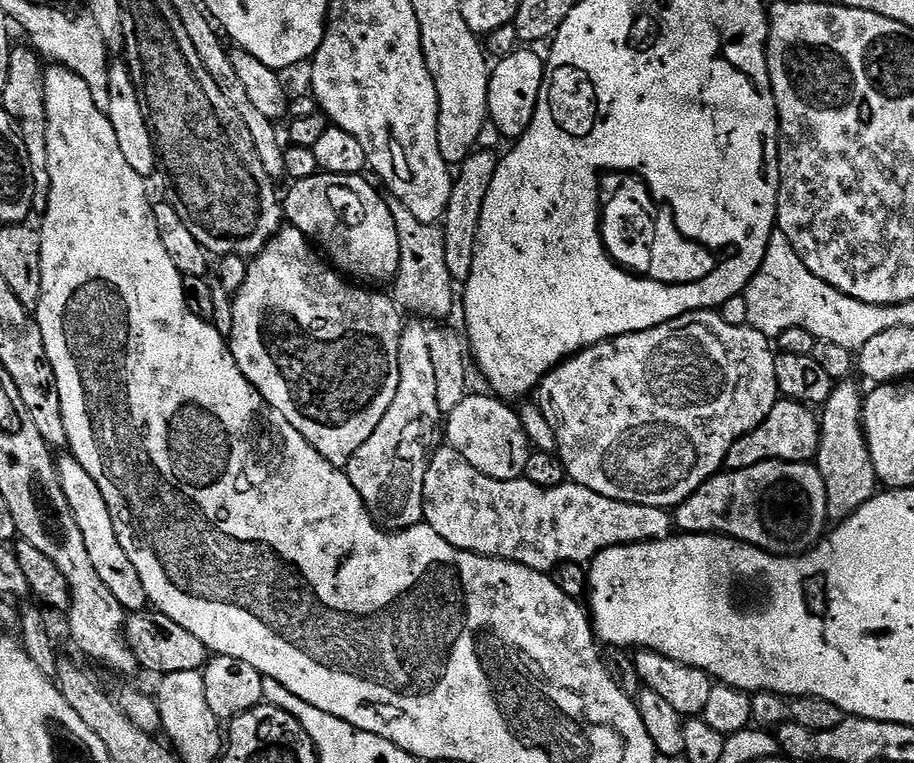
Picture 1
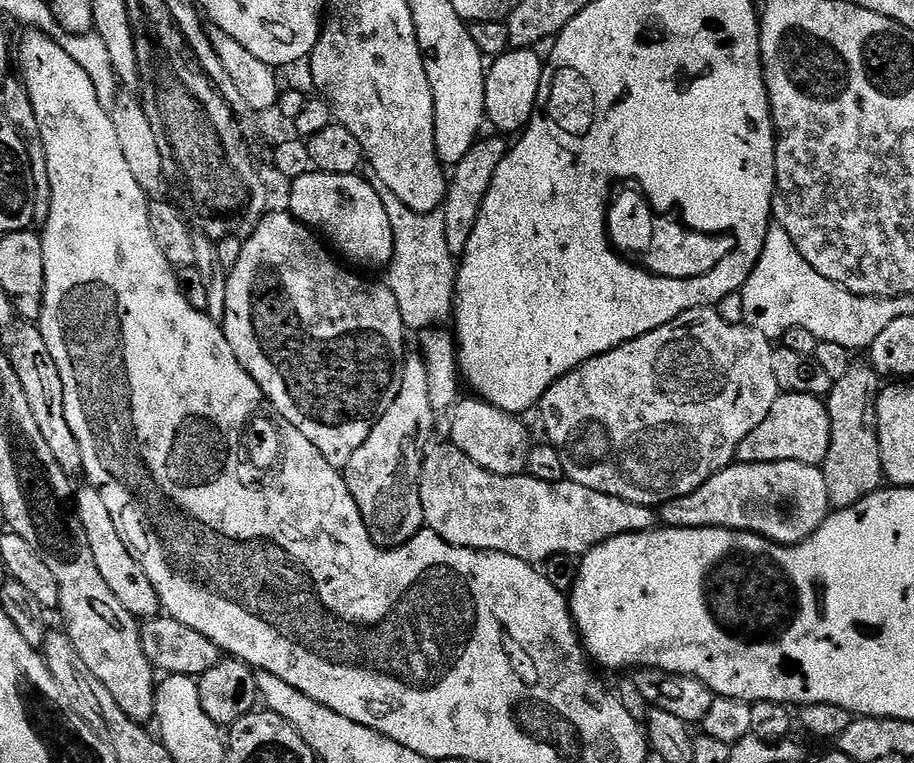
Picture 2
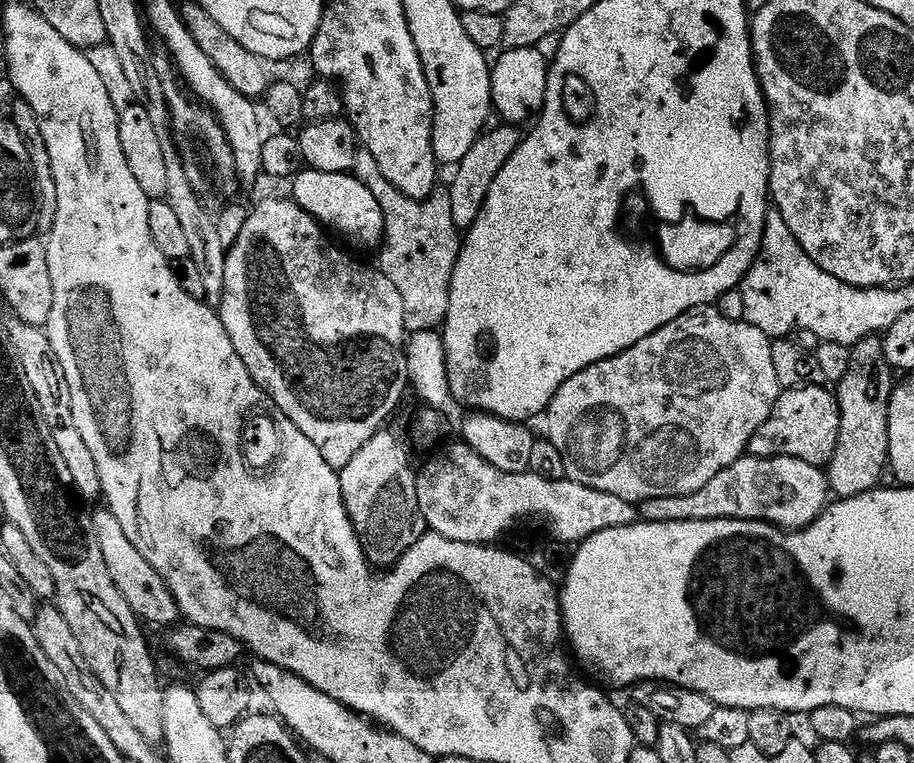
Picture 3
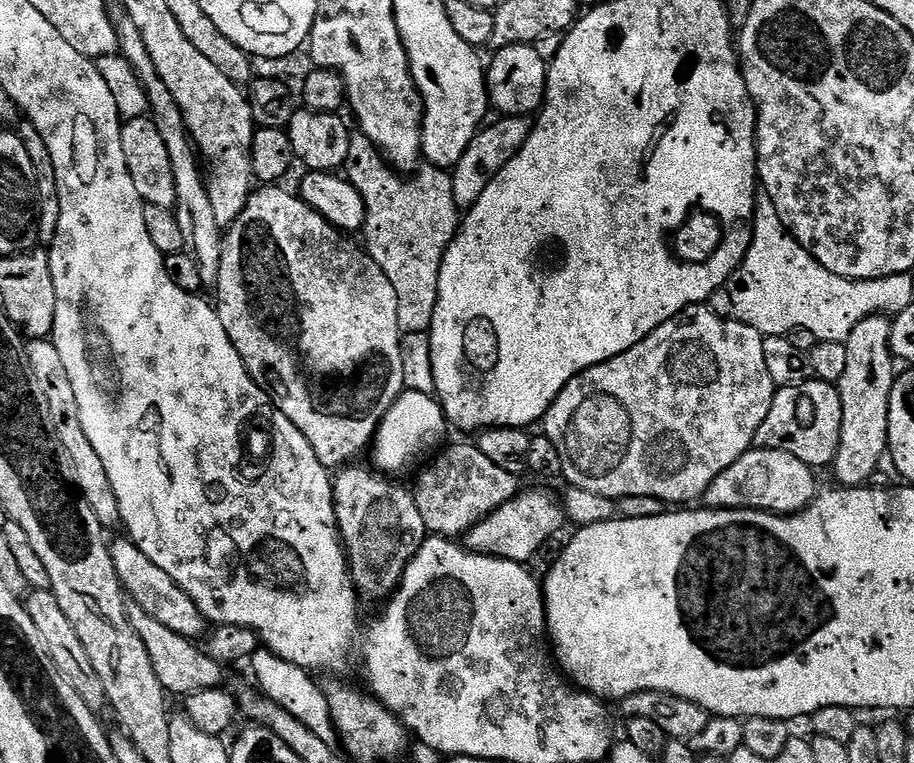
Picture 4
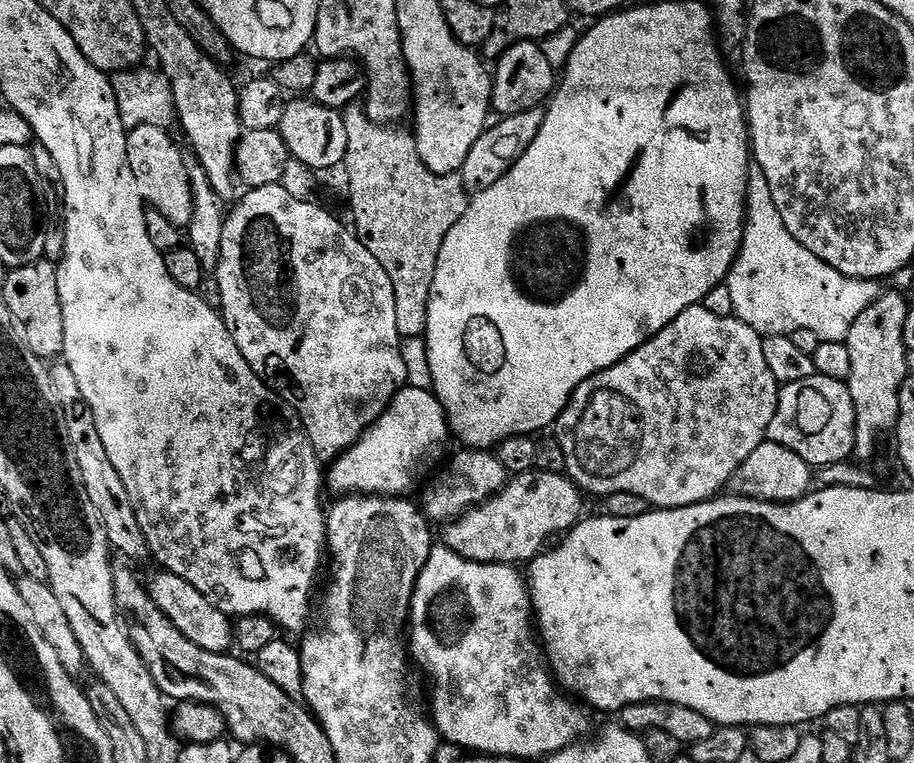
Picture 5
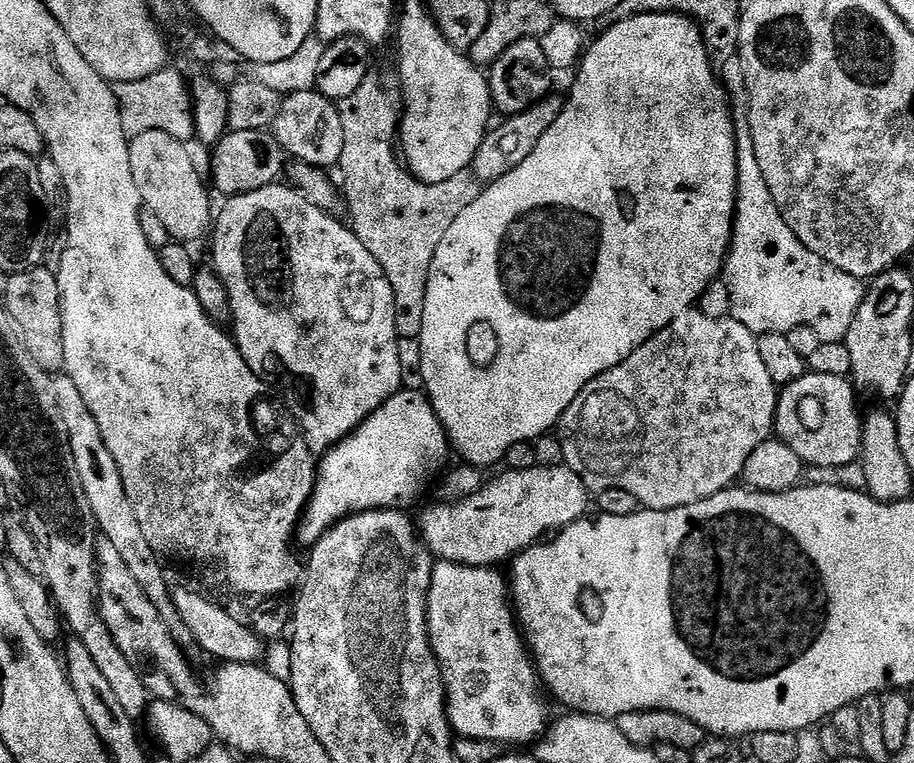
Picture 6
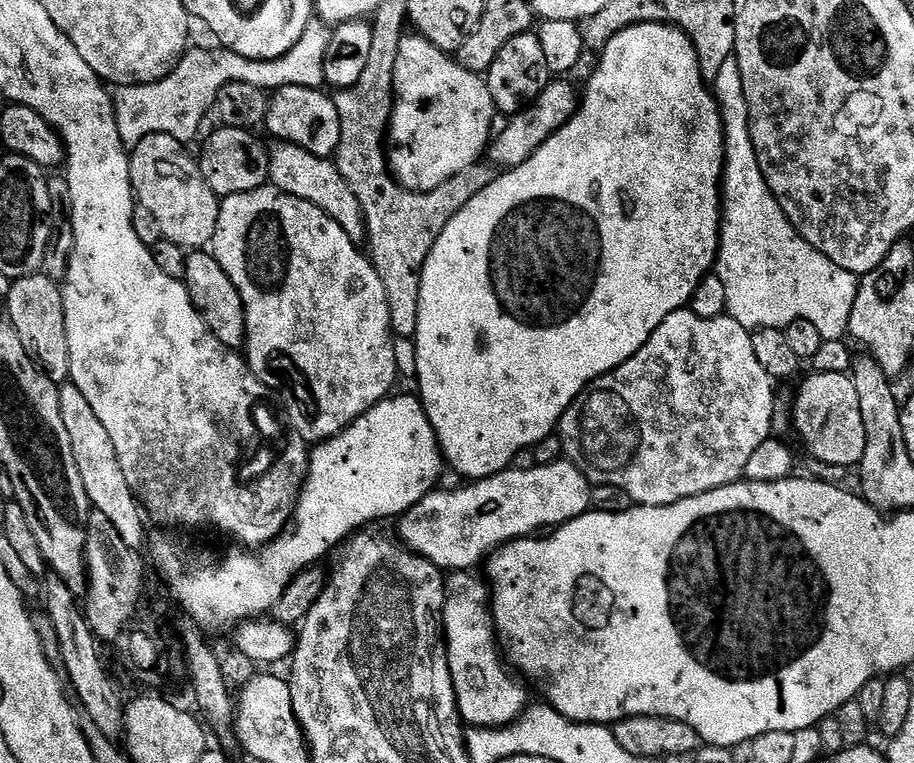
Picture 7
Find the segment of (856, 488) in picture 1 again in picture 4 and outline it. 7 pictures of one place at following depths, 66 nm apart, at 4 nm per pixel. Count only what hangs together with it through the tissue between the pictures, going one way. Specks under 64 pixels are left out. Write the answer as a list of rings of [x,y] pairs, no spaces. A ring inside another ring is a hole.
[[[881,314],[879,316],[868,316],[862,322],[858,322],[858,326],[854,326],[854,330],[850,334],[850,338],[844,341],[846,348],[846,370],[842,373],[842,378],[838,383],[840,390],[840,401],[842,402],[842,434],[840,435],[840,446],[836,451],[836,459],[834,461],[834,469],[836,468],[836,476],[840,479],[839,483],[846,488],[859,488],[867,485],[868,480],[880,468],[880,463],[885,463],[886,453],[888,452],[888,419],[890,418],[890,394],[894,390],[894,382],[898,375],[898,360],[892,355],[891,350],[891,330],[893,321],[887,315]]]

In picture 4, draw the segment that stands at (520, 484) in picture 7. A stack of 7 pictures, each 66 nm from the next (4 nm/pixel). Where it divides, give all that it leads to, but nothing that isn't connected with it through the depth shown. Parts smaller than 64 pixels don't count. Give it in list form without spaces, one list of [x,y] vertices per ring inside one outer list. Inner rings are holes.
[[[540,488],[521,491],[519,496],[503,504],[493,516],[487,516],[466,533],[466,547],[480,556],[497,556],[503,560],[528,562],[528,559],[547,542],[556,536],[566,525],[563,503]]]

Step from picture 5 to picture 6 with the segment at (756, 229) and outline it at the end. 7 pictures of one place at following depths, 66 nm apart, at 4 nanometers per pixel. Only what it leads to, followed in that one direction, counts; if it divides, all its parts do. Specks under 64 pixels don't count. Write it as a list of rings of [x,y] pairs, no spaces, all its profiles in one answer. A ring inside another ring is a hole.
[[[739,55],[732,56],[730,62],[722,65],[722,83],[727,91],[732,121],[736,127],[736,161],[738,162],[738,178],[736,179],[736,221],[732,223],[732,244],[728,248],[728,259],[724,262],[722,279],[730,290],[732,303],[731,319],[742,322],[754,333],[783,332],[787,334],[794,326],[810,326],[814,334],[818,334],[821,343],[838,343],[843,341],[850,330],[850,322],[854,322],[854,314],[858,314],[858,306],[862,306],[866,291],[865,281],[857,276],[846,274],[830,262],[818,258],[811,252],[786,226],[786,218],[778,210],[778,202],[770,195],[770,186],[766,186],[766,178],[762,178],[762,170],[758,166],[758,158],[754,154],[754,138],[750,134],[748,121],[748,91],[746,90],[746,74]]]

